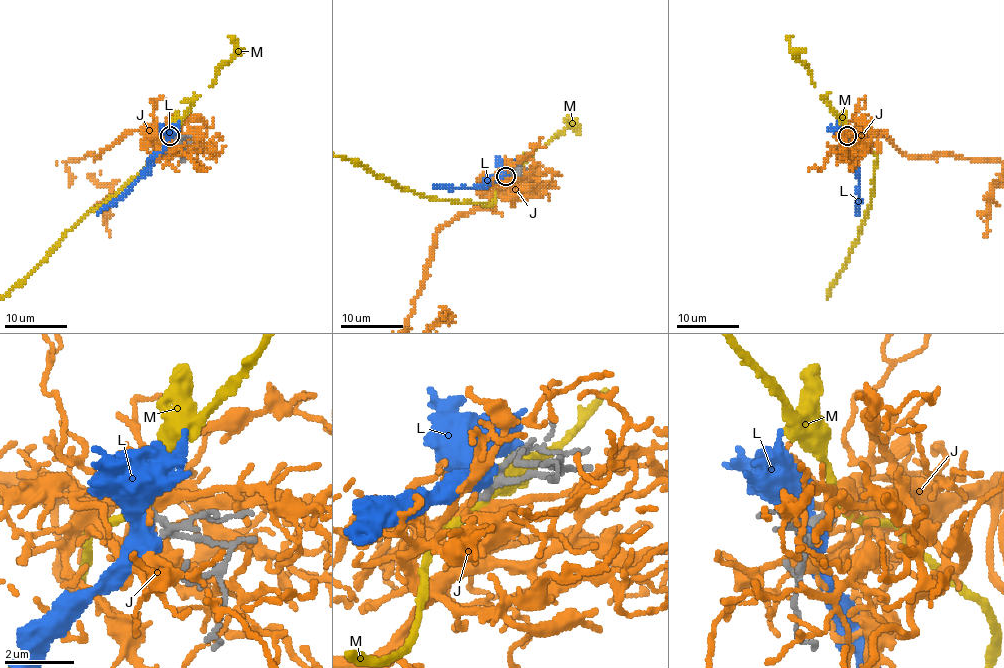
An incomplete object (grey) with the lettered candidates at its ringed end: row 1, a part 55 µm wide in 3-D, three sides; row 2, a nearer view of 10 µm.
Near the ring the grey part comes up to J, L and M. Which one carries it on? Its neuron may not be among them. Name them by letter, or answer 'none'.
J

